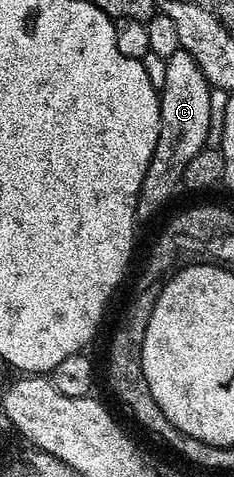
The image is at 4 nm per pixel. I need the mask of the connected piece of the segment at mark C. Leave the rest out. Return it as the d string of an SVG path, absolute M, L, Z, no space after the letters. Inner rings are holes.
M176 47L172 56L166 57L165 86L159 89L159 109L161 110L161 126L157 146L153 150L153 158L149 162L149 170L145 170L143 185L139 191L138 215L151 216L171 195L175 187L180 187L185 166L202 148L208 147L211 136L209 122L209 94L212 85L208 84L201 66L185 49Z

